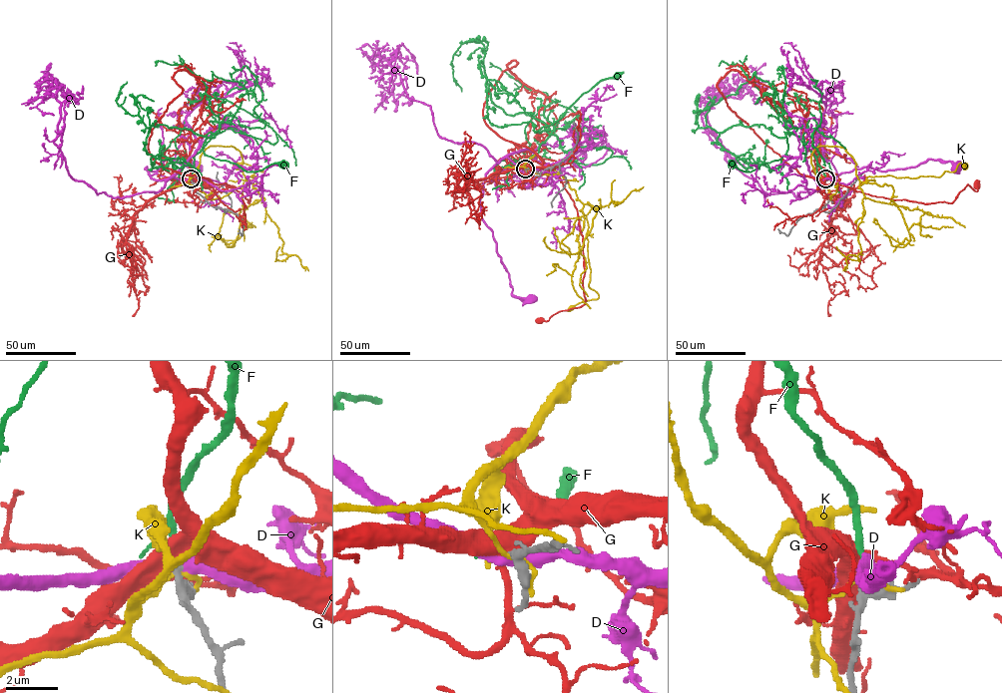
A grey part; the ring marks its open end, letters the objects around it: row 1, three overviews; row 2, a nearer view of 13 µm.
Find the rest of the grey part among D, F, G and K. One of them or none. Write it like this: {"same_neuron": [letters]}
{"same_neuron": ["F"]}

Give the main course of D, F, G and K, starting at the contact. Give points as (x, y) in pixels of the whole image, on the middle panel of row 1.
D: (525, 169), (502, 158), (486, 174), (480, 205), (509, 274), (511, 293), (532, 299)
F: (525, 169), (550, 135), (549, 129), (537, 132), (558, 120), (601, 81), (617, 75)
G: (525, 169), (550, 168), (561, 179), (577, 209), (584, 245), (585, 303), (560, 311), (548, 320), (540, 320)
K: (525, 169), (537, 156), (567, 180), (583, 204), (588, 286), (599, 297), (571, 307)

